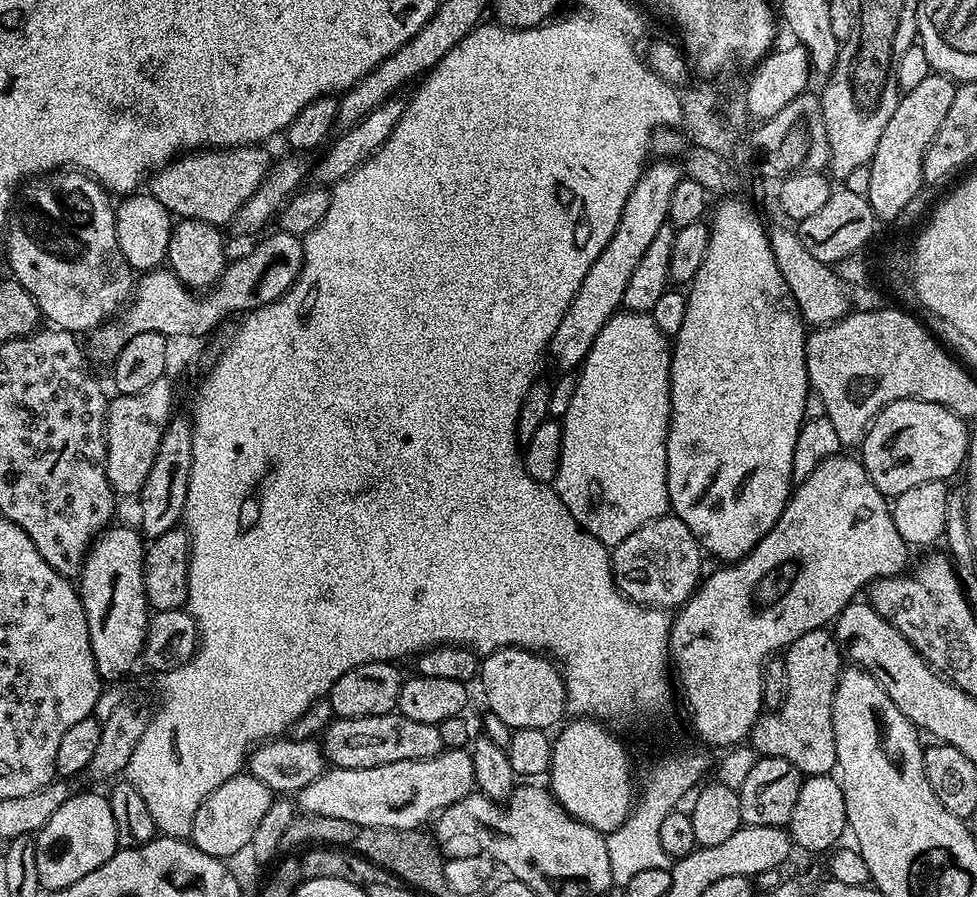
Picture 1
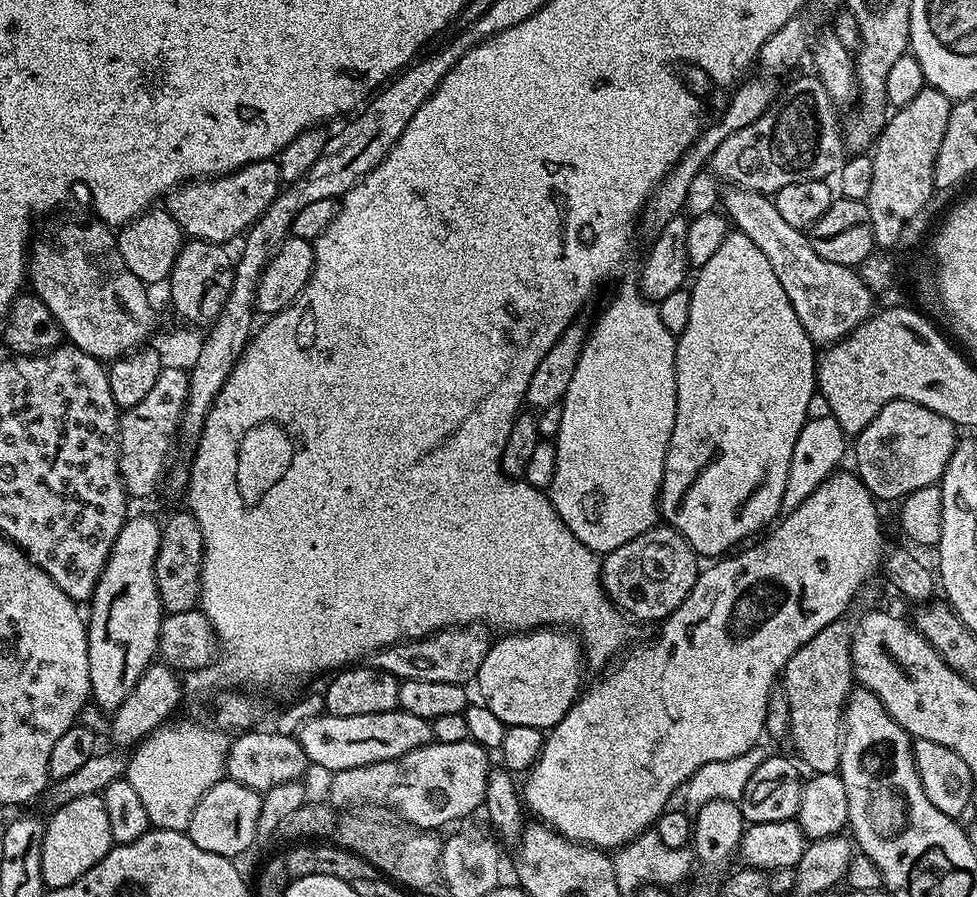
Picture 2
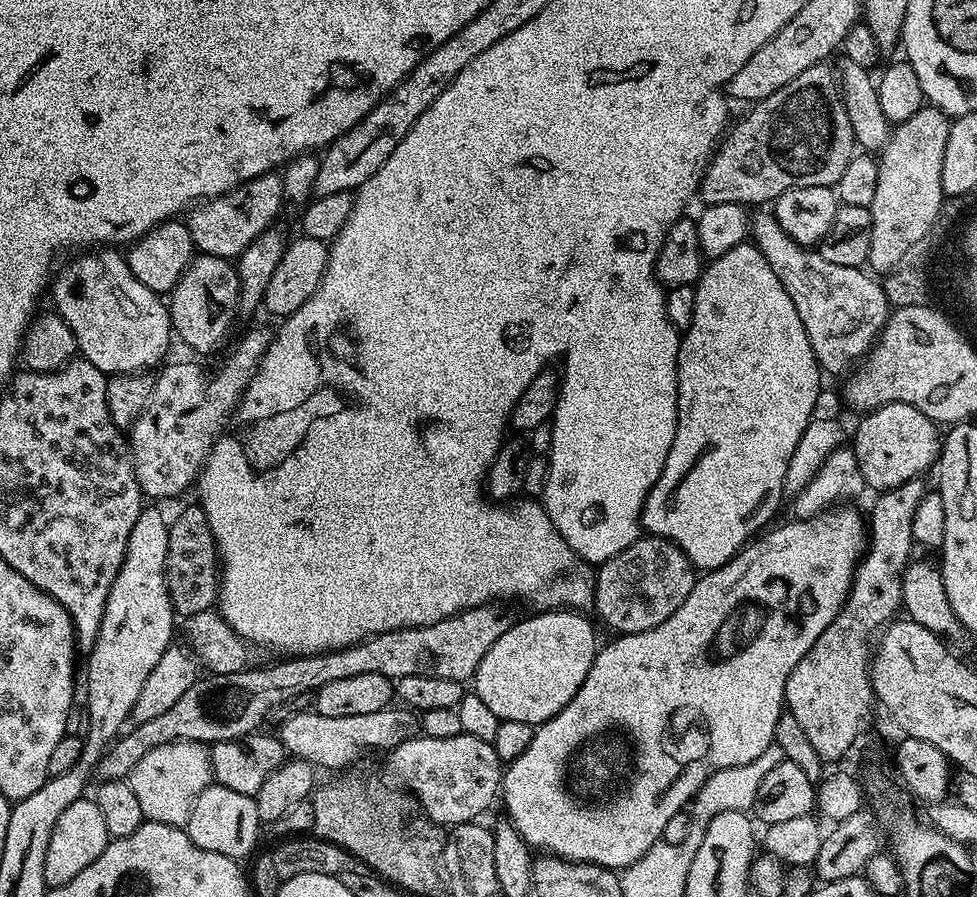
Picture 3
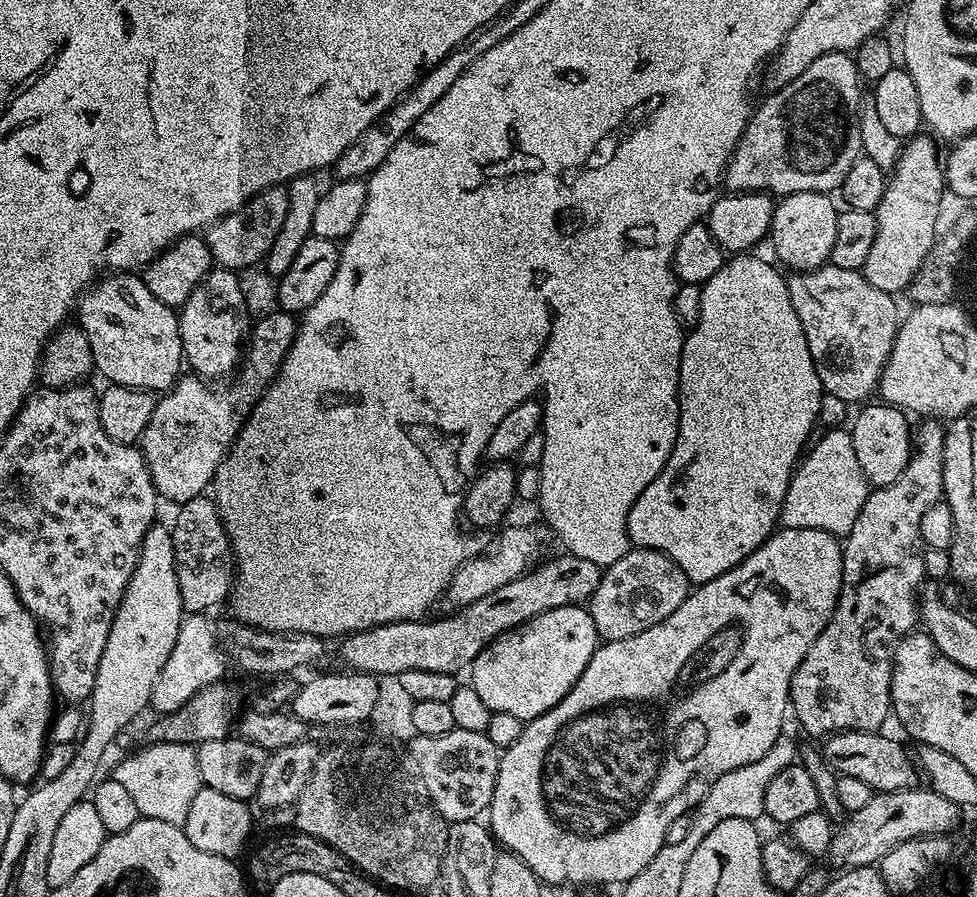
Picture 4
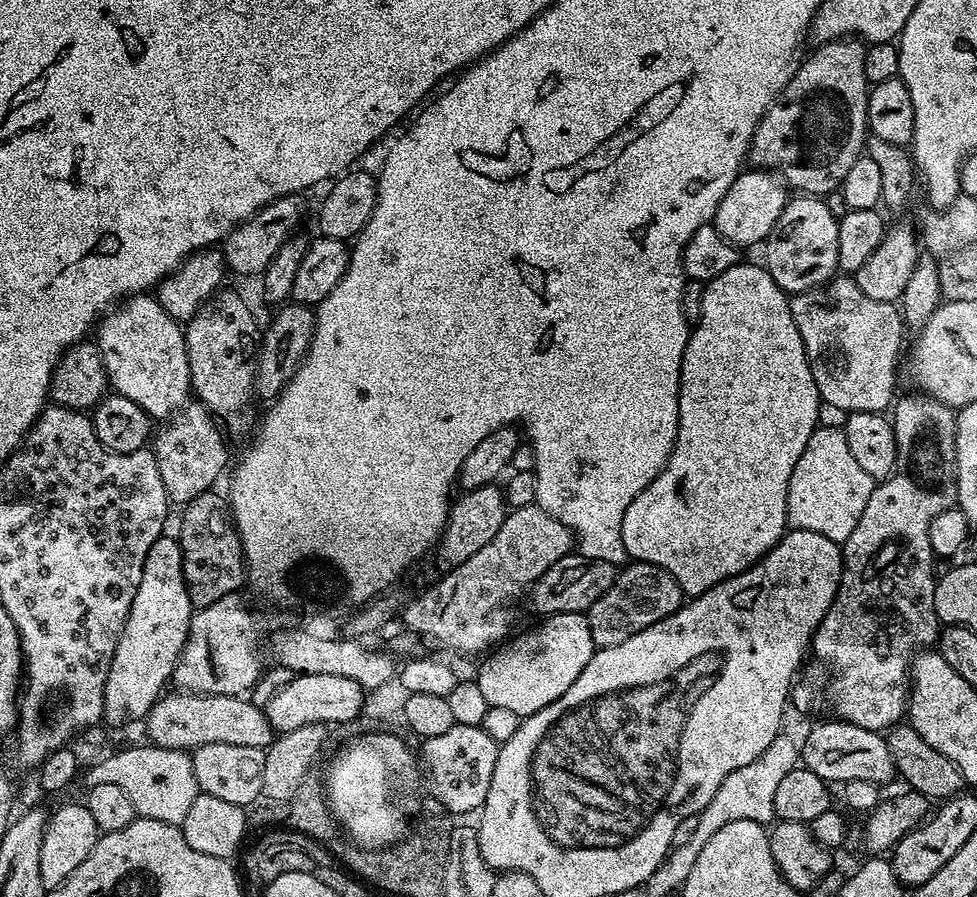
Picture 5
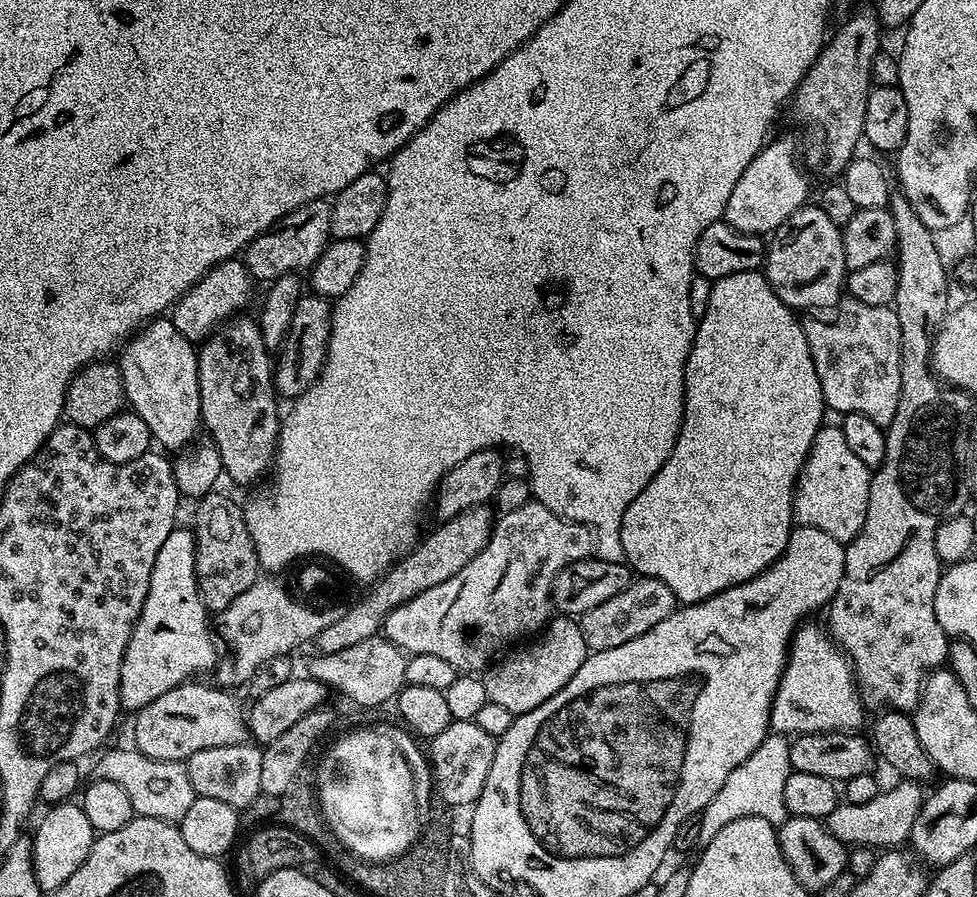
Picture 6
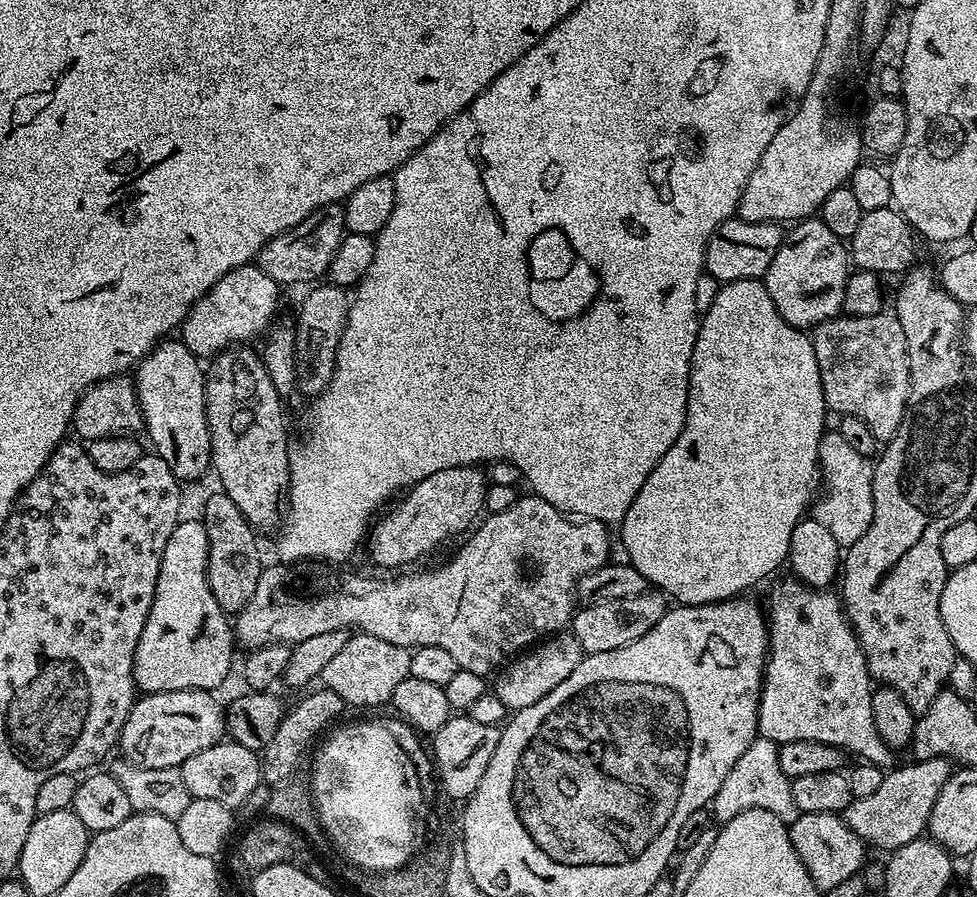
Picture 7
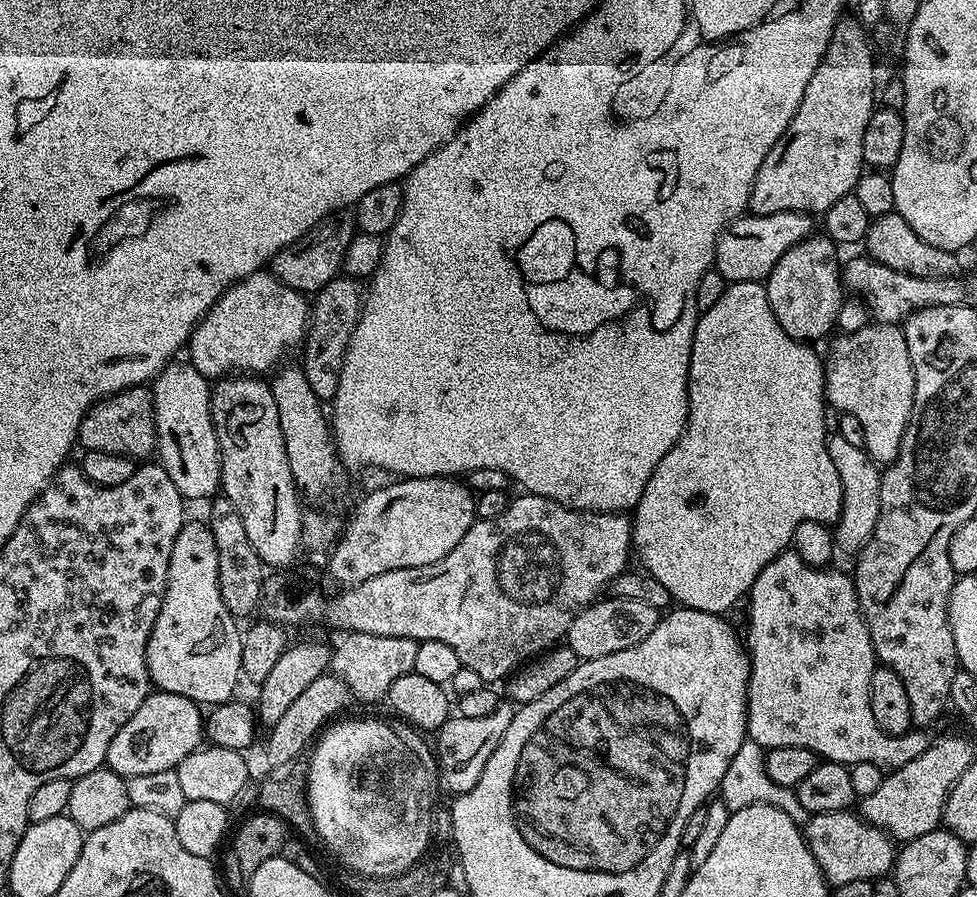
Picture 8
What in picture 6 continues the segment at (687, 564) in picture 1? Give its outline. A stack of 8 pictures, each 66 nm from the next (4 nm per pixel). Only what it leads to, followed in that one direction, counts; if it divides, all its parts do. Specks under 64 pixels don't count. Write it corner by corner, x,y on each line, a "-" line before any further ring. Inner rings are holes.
641,576
633,579
620,593
615,594
602,606
594,606
594,610
586,610
579,617
582,638
586,638
589,653
602,650
614,650
614,646
623,646
630,638
638,638
638,634
646,634
650,626
658,626
662,618
666,618
678,607
676,595
658,578

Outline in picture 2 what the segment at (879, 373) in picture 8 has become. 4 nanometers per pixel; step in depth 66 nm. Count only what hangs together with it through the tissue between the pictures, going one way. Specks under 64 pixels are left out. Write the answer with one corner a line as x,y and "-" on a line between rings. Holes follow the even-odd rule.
734,187
725,192
728,193
722,196
723,211
739,232
746,234
746,238
766,254
774,275
782,282
782,290
786,290
786,298
790,298
790,306
794,306
794,314
798,314
798,322
802,322
802,330
806,330
813,344
837,344
873,315
871,290
863,284
858,272
838,262
826,262
826,258
814,254
807,235
778,214
771,195

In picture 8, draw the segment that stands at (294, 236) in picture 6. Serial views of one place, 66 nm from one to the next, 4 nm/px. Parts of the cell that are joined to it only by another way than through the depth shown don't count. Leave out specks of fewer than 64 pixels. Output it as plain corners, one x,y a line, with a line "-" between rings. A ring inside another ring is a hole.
337,210
324,217
318,227
296,241
291,248
282,251
270,261
270,271
286,286
305,294
322,290
335,276
341,275
344,256
352,239
358,235
356,217
351,211

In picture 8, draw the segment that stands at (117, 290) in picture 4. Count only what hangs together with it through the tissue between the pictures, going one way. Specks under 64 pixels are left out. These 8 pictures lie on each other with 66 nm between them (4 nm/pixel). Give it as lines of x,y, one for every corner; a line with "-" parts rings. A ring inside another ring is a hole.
173,362
162,369
150,388
156,415
158,462
170,474
170,482
178,486
185,501
207,501
221,491
220,447
212,421
212,388
208,377
198,374
191,362
180,363

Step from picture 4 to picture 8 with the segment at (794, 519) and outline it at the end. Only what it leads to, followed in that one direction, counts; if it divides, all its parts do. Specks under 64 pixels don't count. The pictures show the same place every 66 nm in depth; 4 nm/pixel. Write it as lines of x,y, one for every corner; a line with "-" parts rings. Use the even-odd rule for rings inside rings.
833,433
828,440
830,458
834,461
838,476
842,481
843,504
840,517
834,524
834,542
837,549
850,553
859,553
866,541
876,529
880,517
880,478
879,467
869,458
863,448
851,445
839,433

